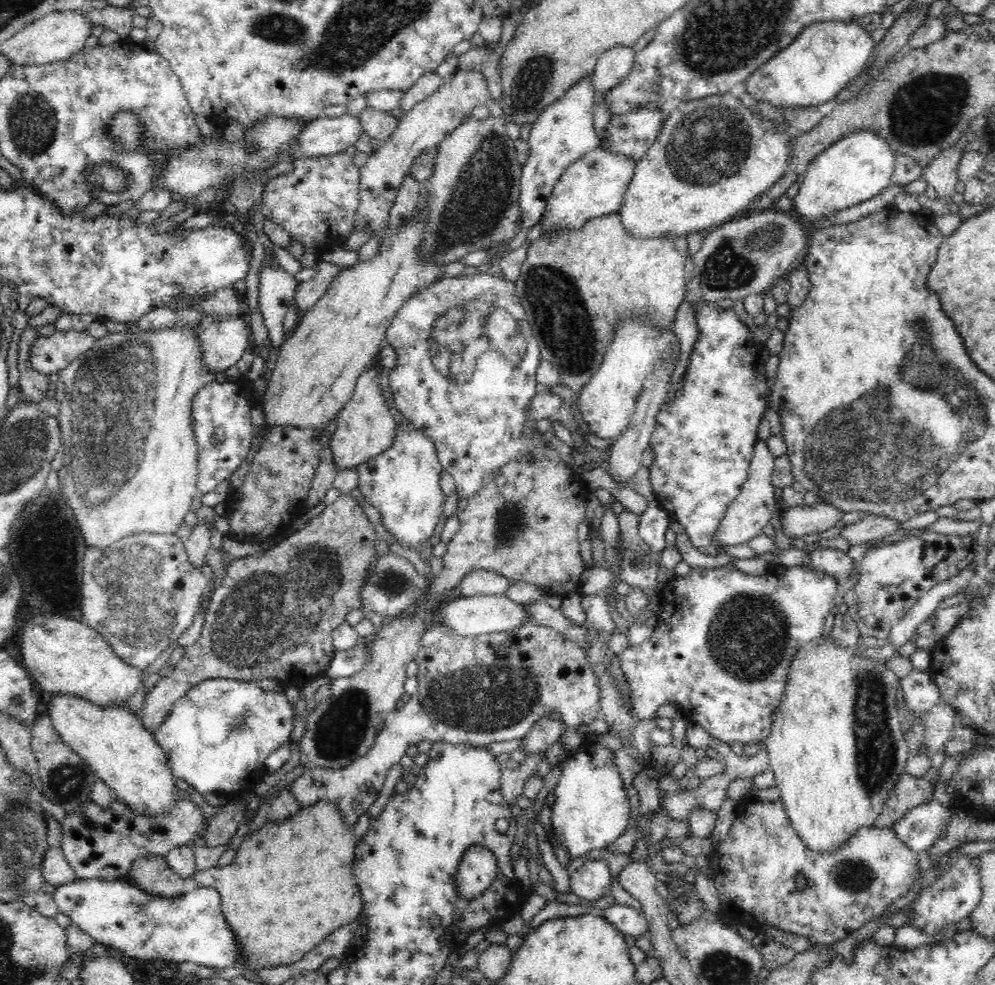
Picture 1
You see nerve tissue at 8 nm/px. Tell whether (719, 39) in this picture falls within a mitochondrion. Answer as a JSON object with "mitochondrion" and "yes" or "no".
{"mitochondrion":"yes"}

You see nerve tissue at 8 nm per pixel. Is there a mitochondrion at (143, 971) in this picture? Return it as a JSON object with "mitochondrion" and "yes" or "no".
{"mitochondrion":"no"}

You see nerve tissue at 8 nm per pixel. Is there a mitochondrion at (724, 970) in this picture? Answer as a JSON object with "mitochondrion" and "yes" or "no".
{"mitochondrion":"yes"}

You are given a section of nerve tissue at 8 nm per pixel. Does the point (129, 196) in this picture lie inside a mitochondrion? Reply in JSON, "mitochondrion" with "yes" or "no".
{"mitochondrion":"no"}

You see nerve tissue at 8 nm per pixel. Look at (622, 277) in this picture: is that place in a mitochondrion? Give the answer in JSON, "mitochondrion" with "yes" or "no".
{"mitochondrion":"no"}

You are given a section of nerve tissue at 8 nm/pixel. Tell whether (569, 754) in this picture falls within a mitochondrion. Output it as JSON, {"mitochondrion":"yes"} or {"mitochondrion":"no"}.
{"mitochondrion":"no"}

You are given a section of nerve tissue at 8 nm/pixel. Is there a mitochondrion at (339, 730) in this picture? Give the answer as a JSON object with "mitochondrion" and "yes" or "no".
{"mitochondrion":"yes"}

